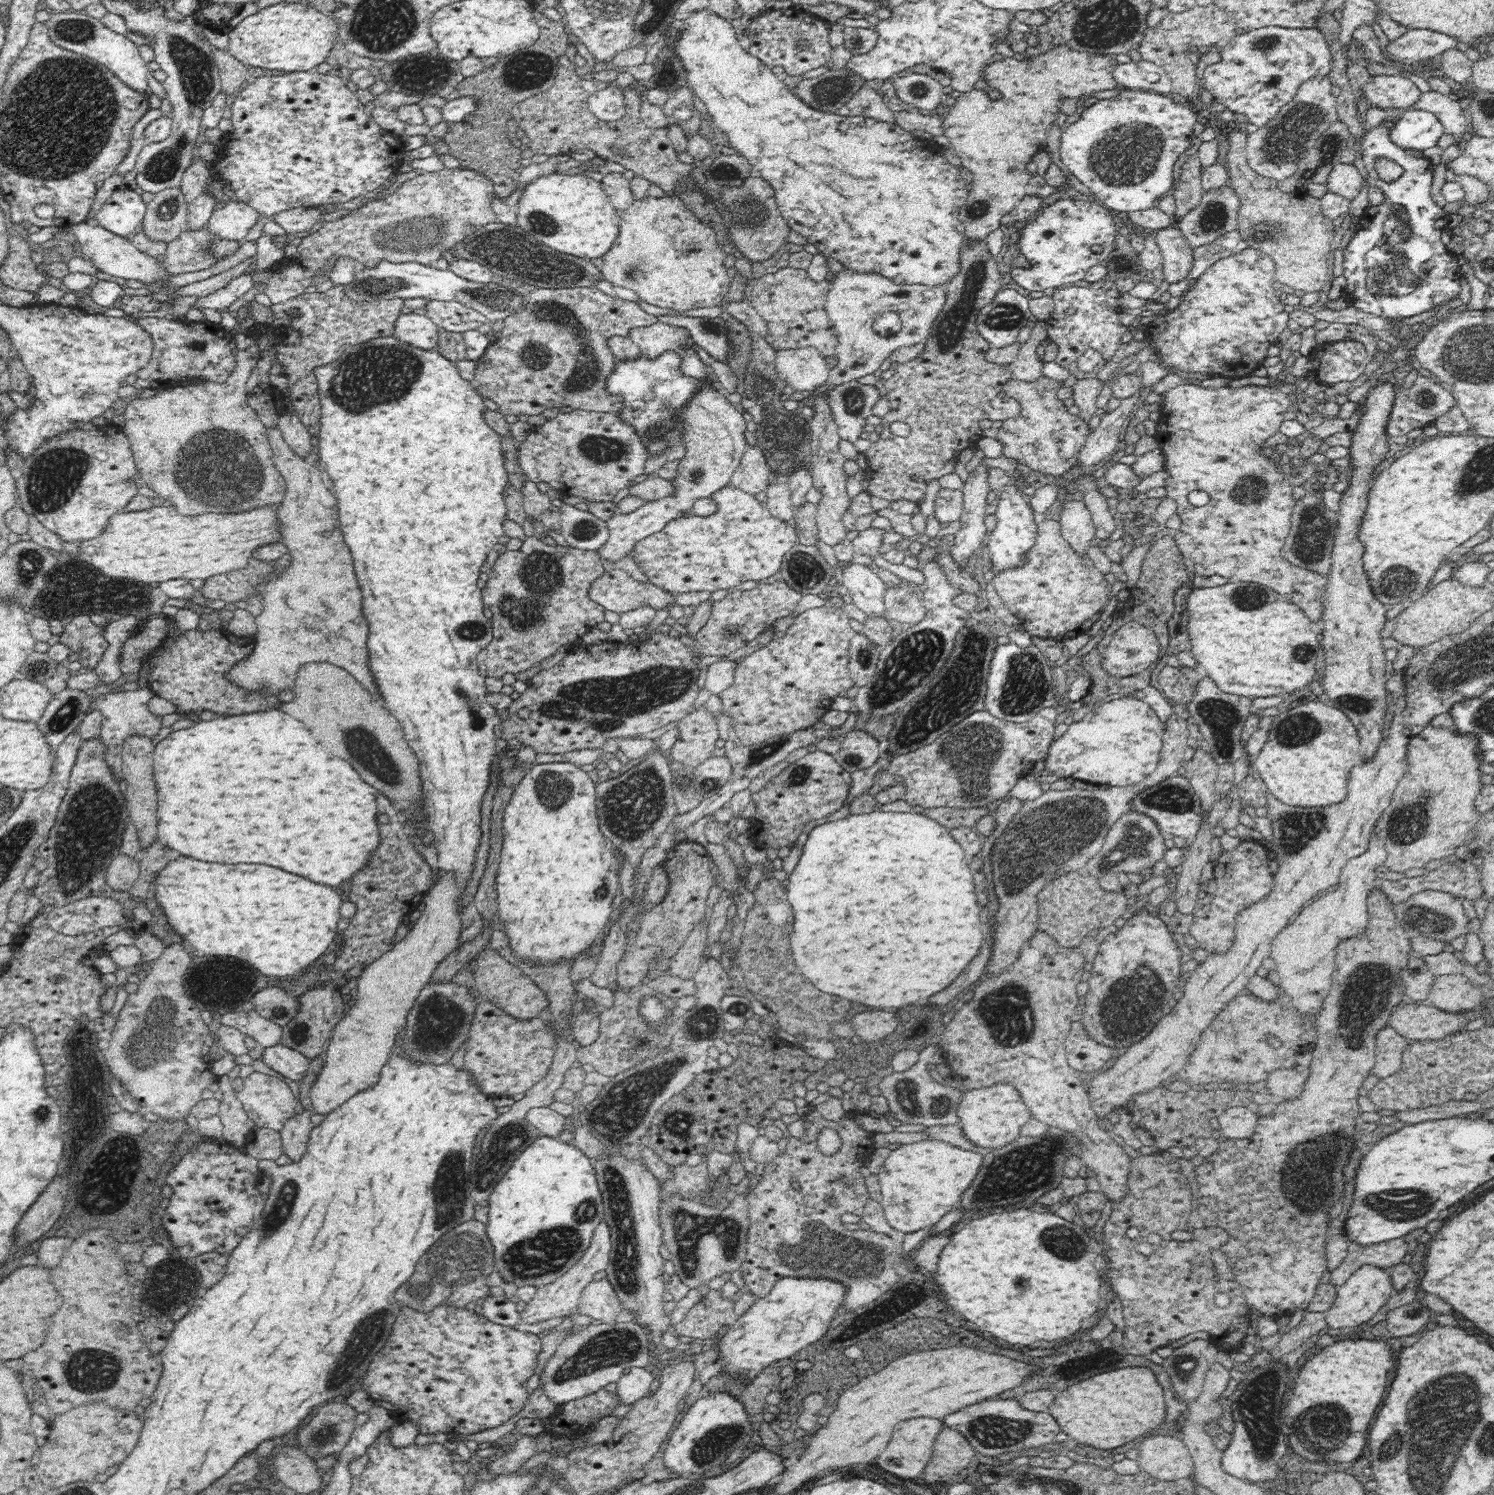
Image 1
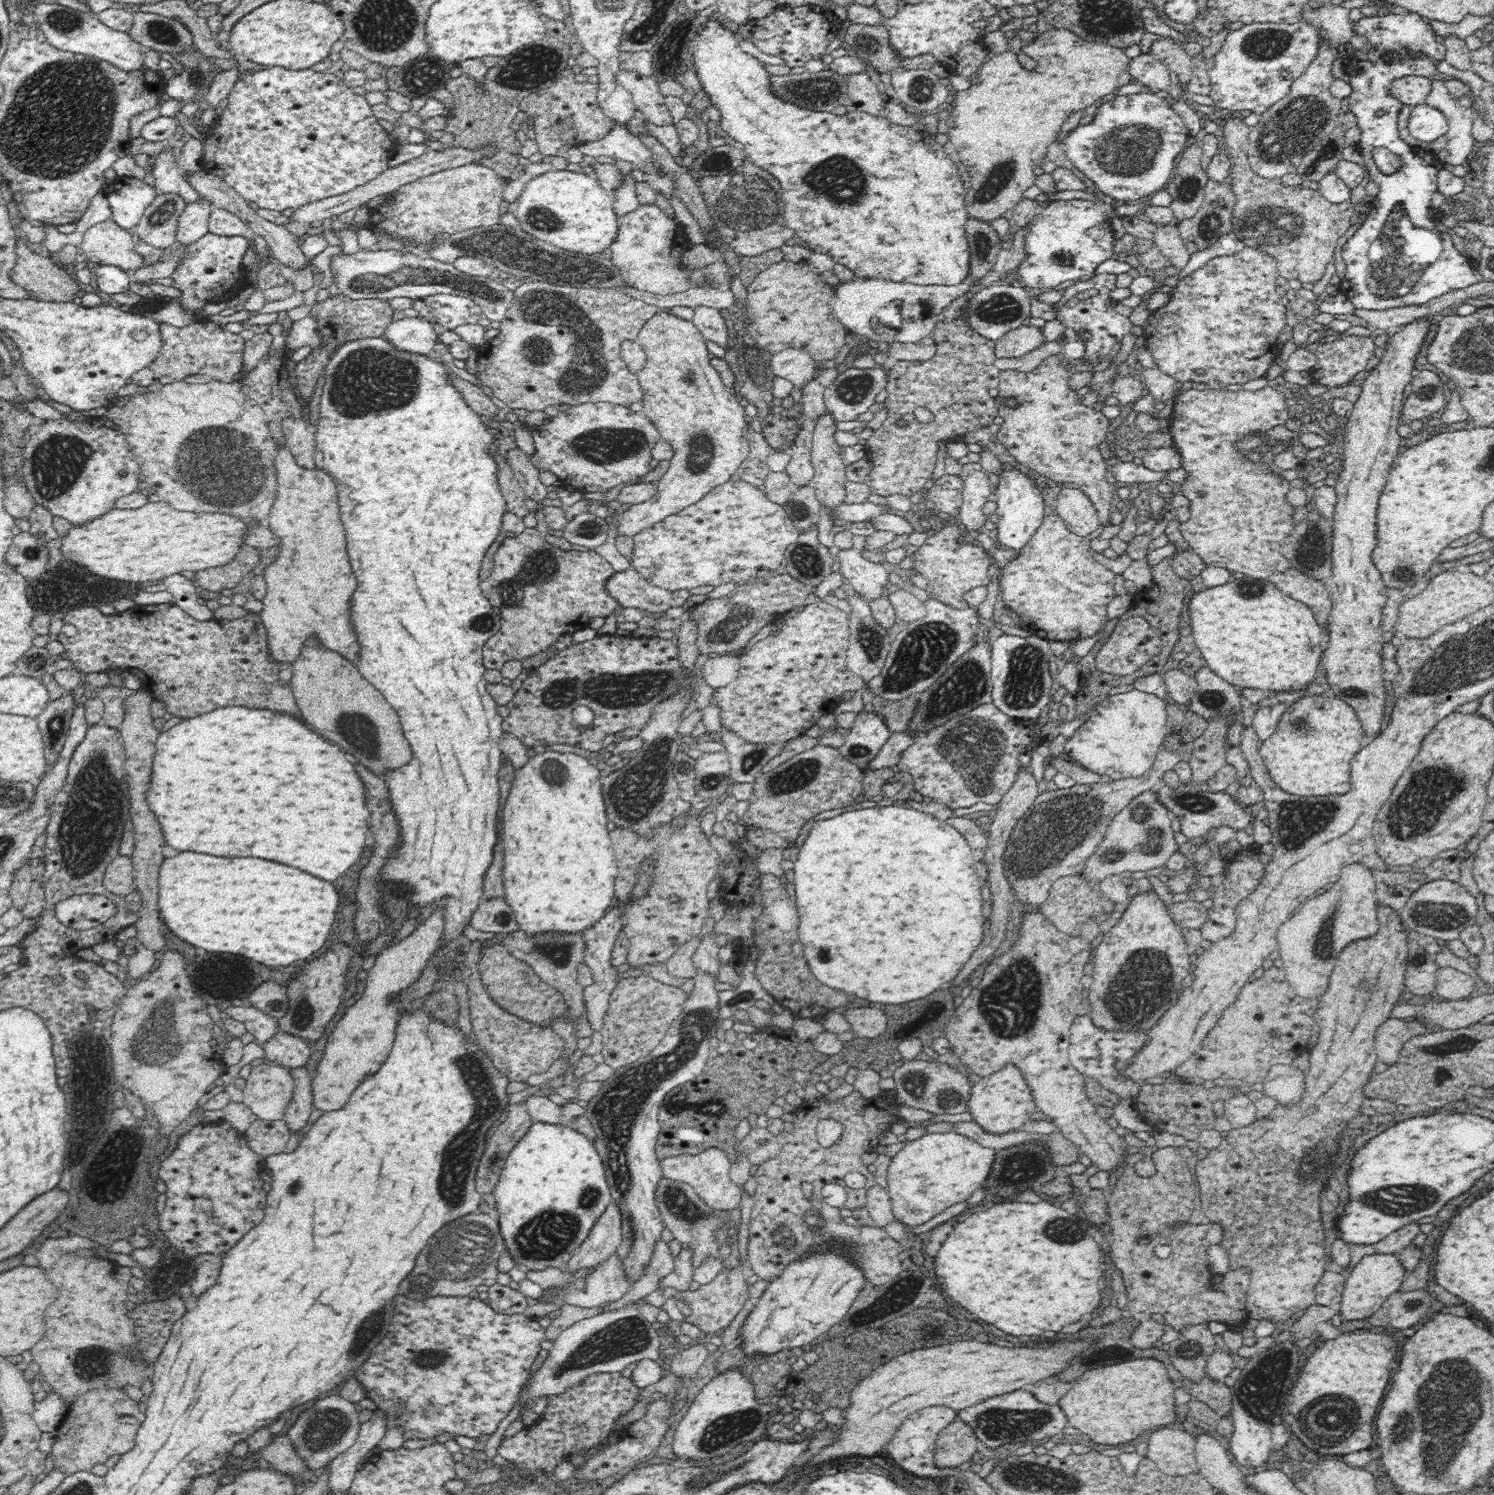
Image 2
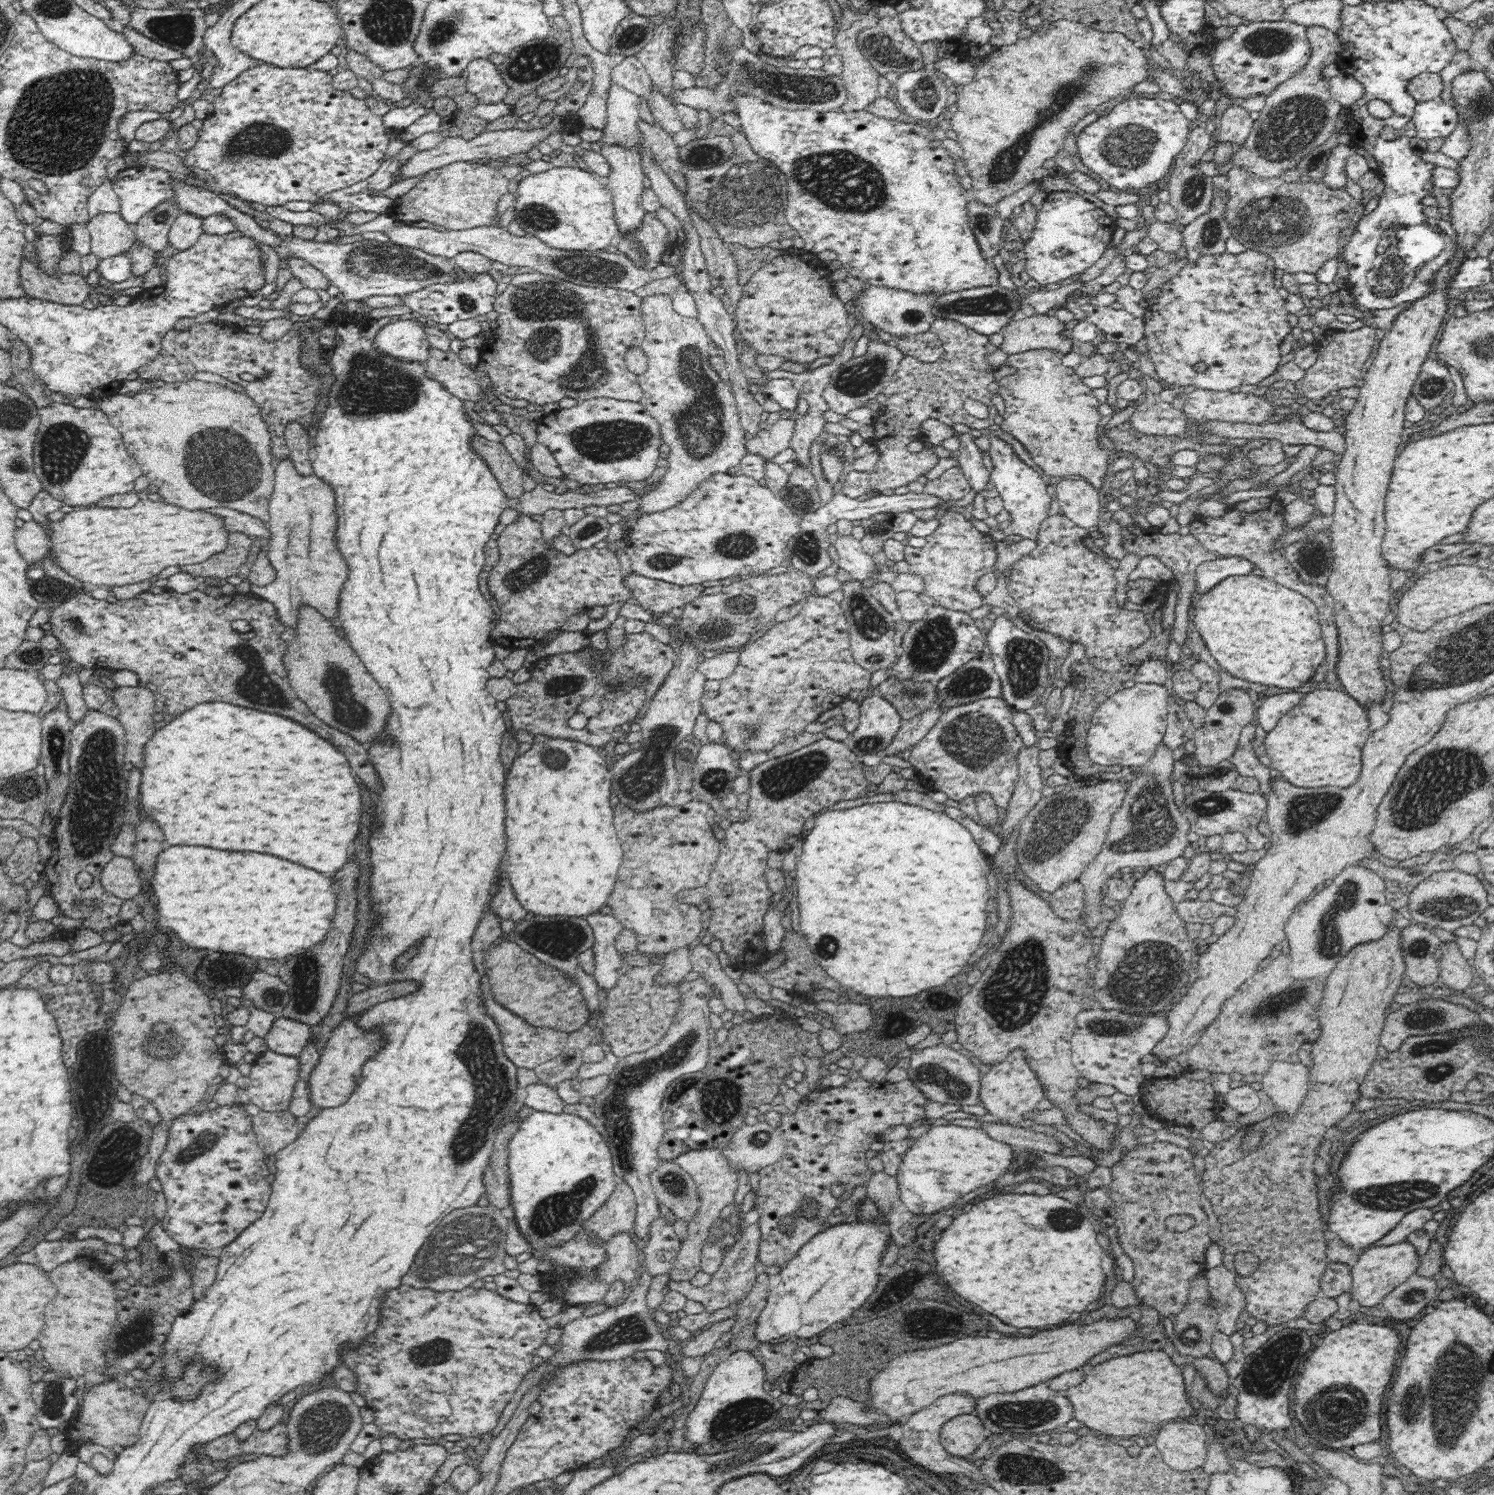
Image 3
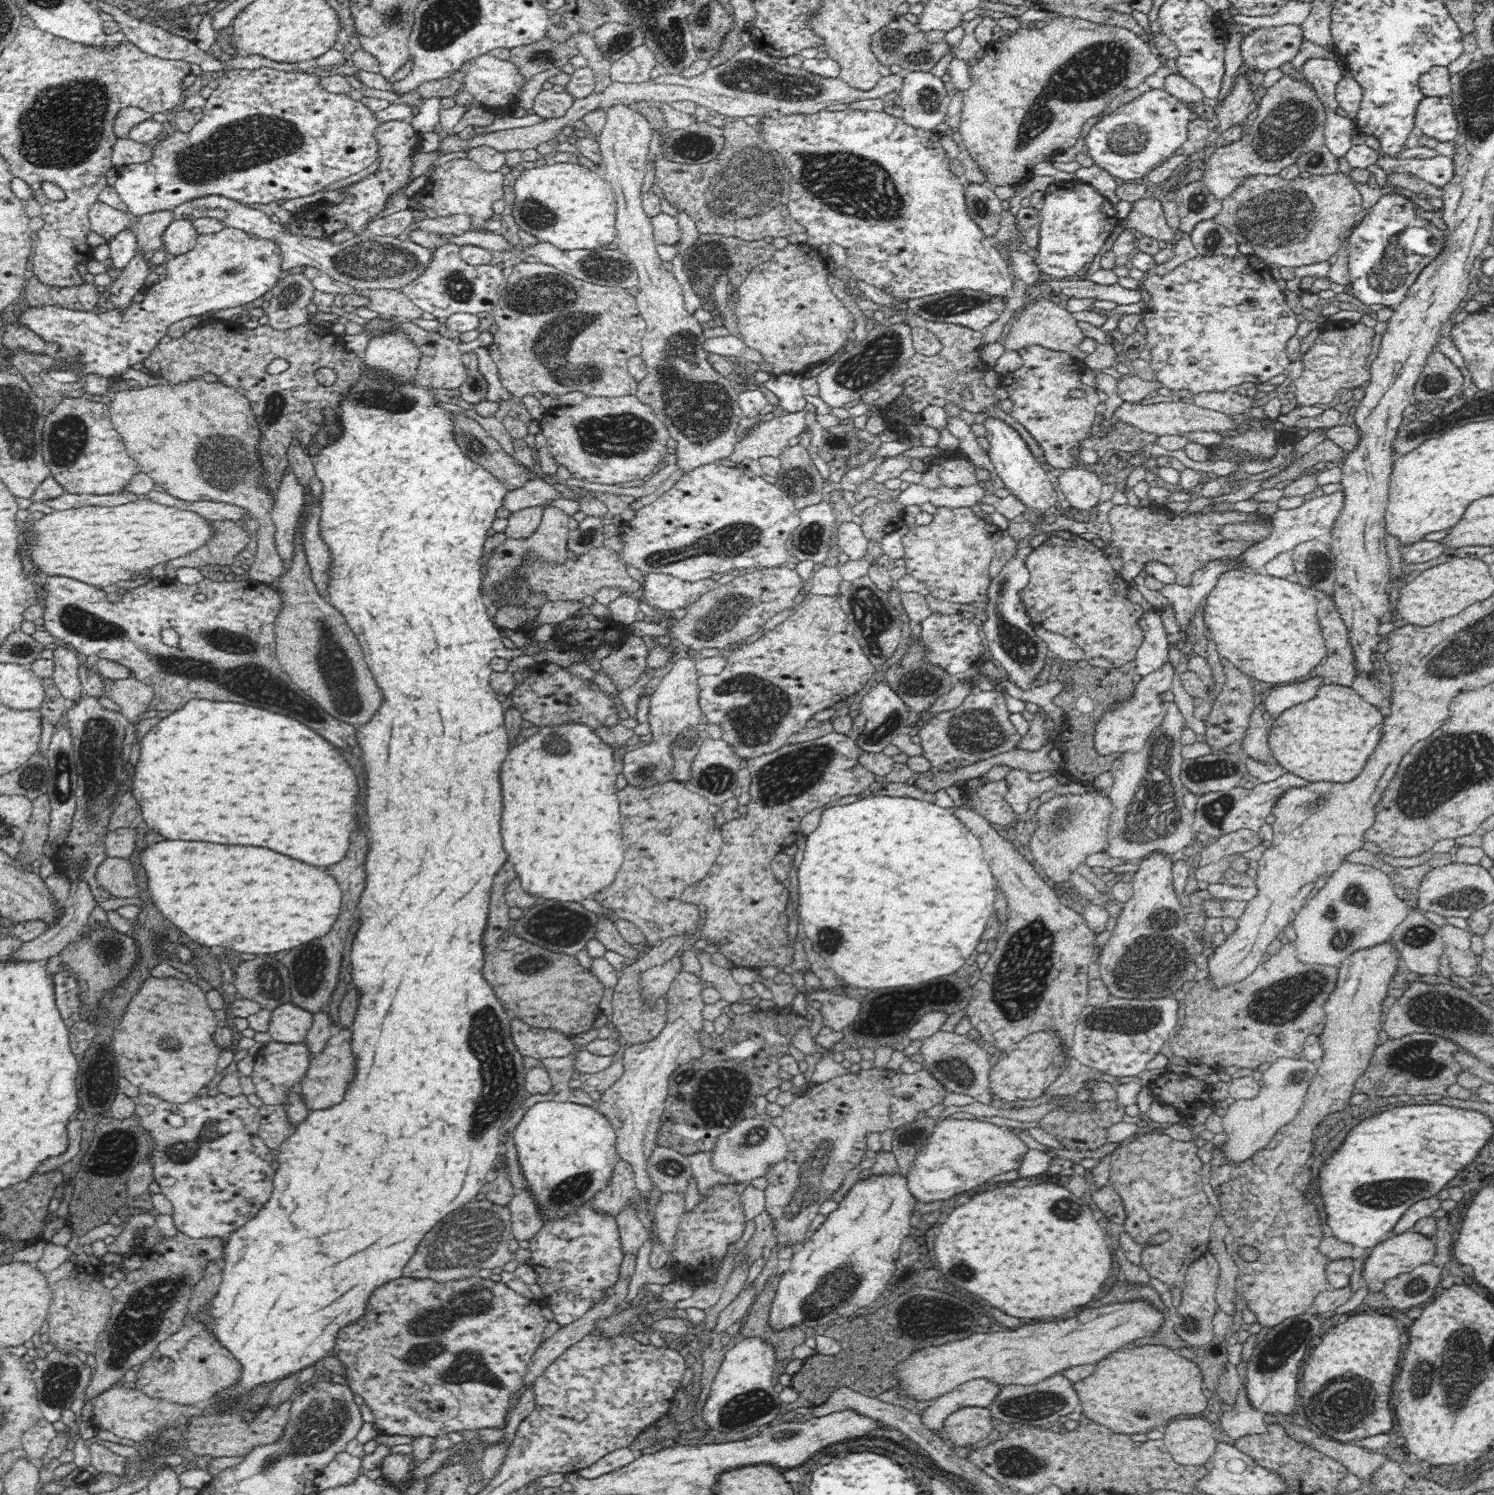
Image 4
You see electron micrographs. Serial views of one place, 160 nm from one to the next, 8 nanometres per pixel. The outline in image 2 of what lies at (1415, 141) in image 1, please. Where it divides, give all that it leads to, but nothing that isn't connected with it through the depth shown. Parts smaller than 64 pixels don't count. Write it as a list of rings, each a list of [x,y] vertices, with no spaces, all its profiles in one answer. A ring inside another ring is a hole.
[[[1424,103],[1414,107],[1407,128],[1412,138],[1429,144],[1448,132],[1448,121],[1444,113]]]

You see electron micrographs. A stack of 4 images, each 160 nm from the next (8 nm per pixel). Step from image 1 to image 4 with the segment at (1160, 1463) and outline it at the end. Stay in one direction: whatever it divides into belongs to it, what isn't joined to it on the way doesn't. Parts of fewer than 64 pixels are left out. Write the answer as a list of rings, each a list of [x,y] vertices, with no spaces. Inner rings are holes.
[[[1198,1417],[1178,1419],[1163,1426],[1163,1442],[1172,1459],[1182,1466],[1198,1466],[1211,1461],[1217,1447],[1213,1425]]]

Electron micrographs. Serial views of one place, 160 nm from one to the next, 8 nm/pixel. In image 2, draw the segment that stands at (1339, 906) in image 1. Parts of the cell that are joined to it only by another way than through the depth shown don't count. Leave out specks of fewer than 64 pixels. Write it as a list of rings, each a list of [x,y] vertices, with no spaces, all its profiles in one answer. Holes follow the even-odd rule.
[[[1352,864],[1342,870],[1339,880],[1325,894],[1301,903],[1294,916],[1280,926],[1276,936],[1280,958],[1284,962],[1286,980],[1296,994],[1306,998],[1322,996],[1328,988],[1328,976],[1344,946],[1378,932],[1380,919],[1375,895],[1376,881],[1371,870],[1364,864]]]

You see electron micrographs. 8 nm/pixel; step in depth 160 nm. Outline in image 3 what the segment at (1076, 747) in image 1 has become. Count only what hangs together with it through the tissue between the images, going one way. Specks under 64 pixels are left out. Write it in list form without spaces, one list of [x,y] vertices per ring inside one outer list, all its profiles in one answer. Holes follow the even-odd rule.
[[[1136,683],[1130,688],[1123,688],[1108,697],[1093,712],[1091,725],[1086,735],[1086,750],[1090,760],[1100,766],[1120,765],[1131,768],[1142,768],[1150,762],[1156,749],[1163,742],[1167,730],[1167,701],[1171,690],[1154,683]]]

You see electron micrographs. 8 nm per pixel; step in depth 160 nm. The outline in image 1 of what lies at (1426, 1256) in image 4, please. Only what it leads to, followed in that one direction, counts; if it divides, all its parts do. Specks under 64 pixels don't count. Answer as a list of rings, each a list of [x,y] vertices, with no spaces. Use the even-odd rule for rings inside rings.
[[[1374,1265],[1359,1268],[1342,1286],[1337,1287],[1333,1306],[1325,1312],[1326,1327],[1336,1332],[1350,1330],[1369,1322],[1395,1292],[1388,1270]]]

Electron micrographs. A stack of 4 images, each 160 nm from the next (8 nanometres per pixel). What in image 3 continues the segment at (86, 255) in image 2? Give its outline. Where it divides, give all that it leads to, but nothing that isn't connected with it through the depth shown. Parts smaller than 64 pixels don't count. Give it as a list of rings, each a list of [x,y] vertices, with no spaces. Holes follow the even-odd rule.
[[[120,213],[97,214],[87,222],[91,252],[99,260],[122,253],[129,254],[137,240],[133,228]]]

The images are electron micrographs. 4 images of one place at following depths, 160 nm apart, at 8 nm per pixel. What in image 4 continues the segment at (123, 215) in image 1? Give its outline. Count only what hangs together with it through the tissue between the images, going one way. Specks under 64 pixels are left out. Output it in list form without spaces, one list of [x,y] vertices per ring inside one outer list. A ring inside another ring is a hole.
[[[258,68],[258,70],[230,69],[225,73],[217,75],[219,79],[218,88],[214,89],[211,96],[203,106],[202,117],[195,126],[188,132],[182,133],[176,131],[162,140],[156,140],[152,143],[154,156],[146,164],[125,165],[118,171],[117,180],[114,182],[114,190],[119,194],[122,202],[126,203],[128,213],[138,217],[158,210],[173,210],[180,204],[202,198],[202,196],[218,195],[237,200],[238,202],[249,204],[268,204],[277,200],[288,200],[293,198],[302,198],[321,190],[338,180],[344,180],[352,175],[358,174],[378,158],[378,139],[375,137],[375,130],[380,124],[376,118],[375,112],[368,110],[363,102],[356,102],[348,98],[346,94],[334,94],[326,90],[321,85],[321,76],[315,73],[306,73],[304,71],[276,70],[275,68]]]

